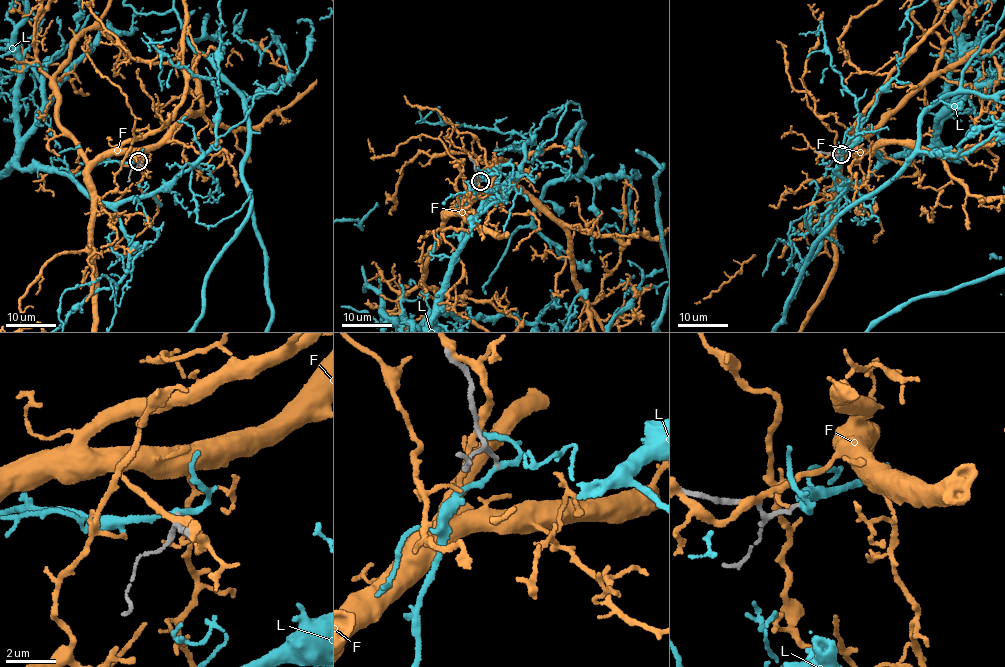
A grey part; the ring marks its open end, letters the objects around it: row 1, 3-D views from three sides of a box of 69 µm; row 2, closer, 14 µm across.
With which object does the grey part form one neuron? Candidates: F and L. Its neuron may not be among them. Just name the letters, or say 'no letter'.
no letter

